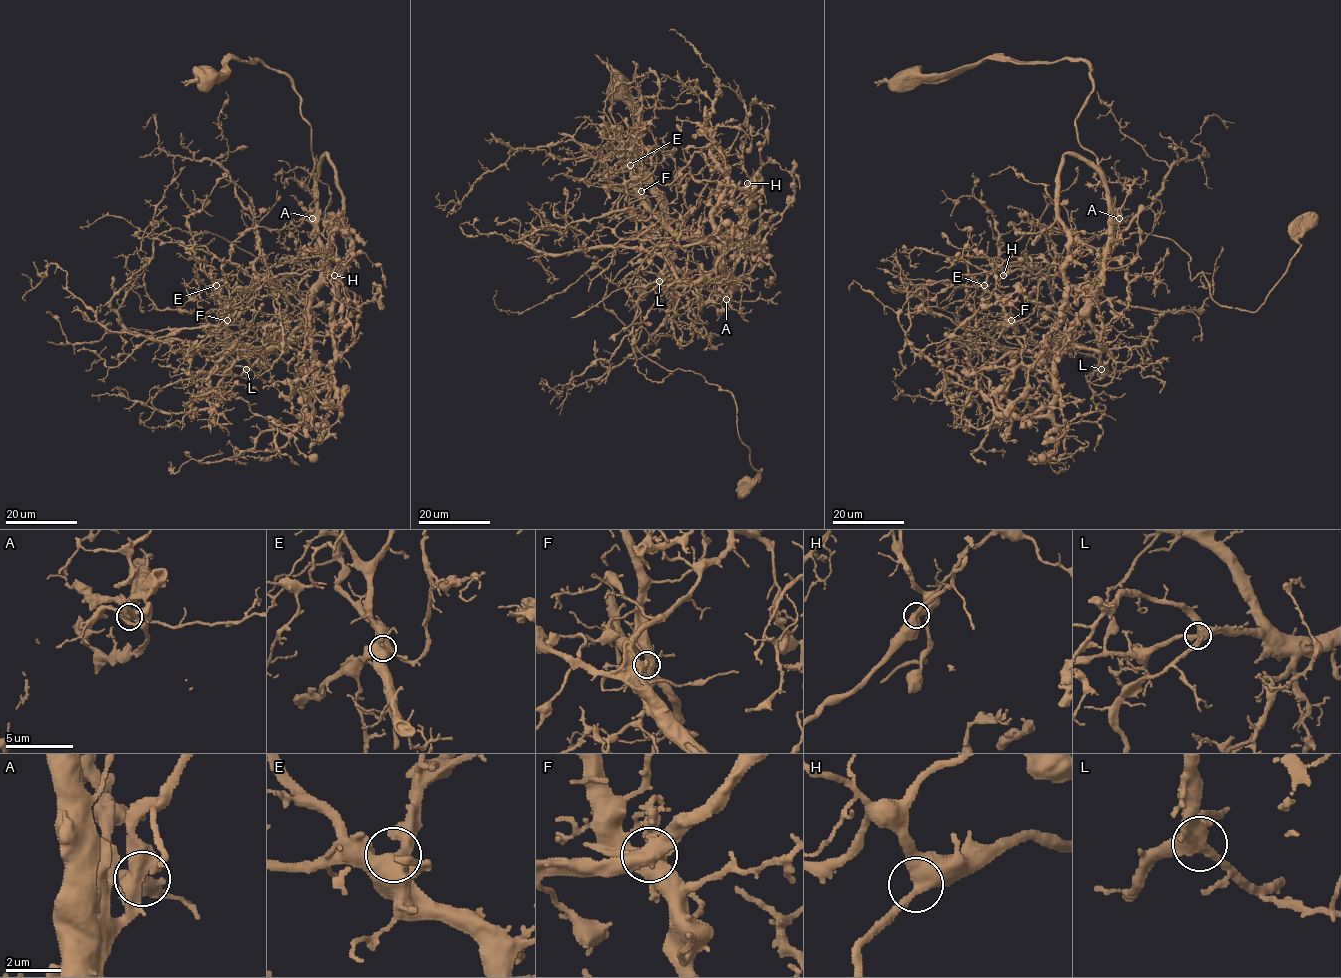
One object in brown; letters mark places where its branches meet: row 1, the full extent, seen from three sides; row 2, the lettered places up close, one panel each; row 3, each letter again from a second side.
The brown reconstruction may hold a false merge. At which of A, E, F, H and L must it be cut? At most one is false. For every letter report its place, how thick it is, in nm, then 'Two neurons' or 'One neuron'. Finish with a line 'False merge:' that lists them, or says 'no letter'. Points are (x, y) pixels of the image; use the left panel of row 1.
A: Place: (312, 218). Thickness 440 nm. One neuron
E: Place: (216, 285). Thickness 500 nm. One neuron
F: Place: (227, 320). Thickness 500 nm. Two neurons
H: Place: (334, 275). Thickness 420 nm. One neuron
L: Place: (246, 369). Thickness 480 nm. One neuron
False merge: F

